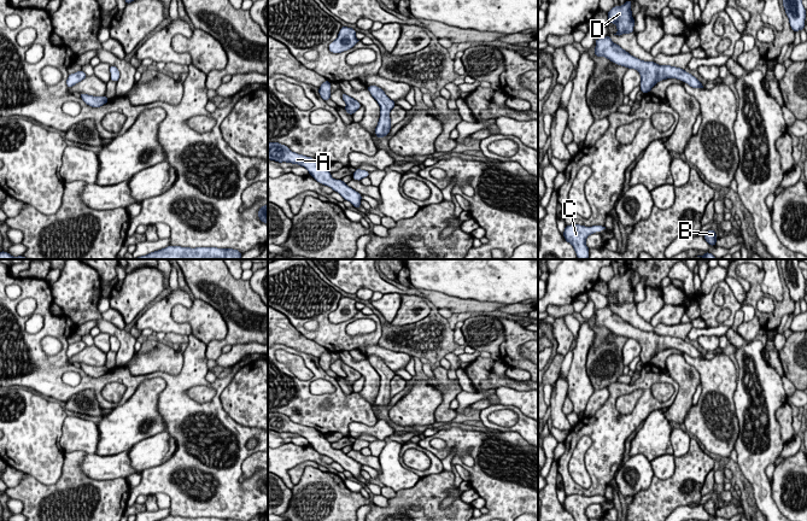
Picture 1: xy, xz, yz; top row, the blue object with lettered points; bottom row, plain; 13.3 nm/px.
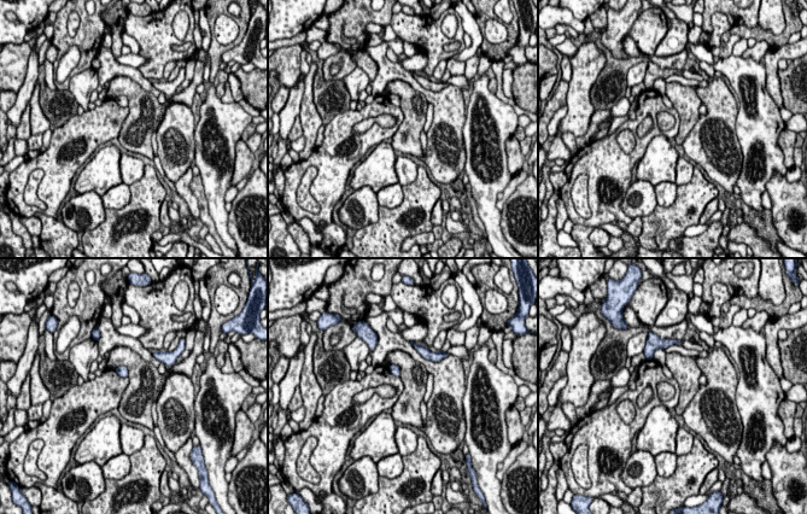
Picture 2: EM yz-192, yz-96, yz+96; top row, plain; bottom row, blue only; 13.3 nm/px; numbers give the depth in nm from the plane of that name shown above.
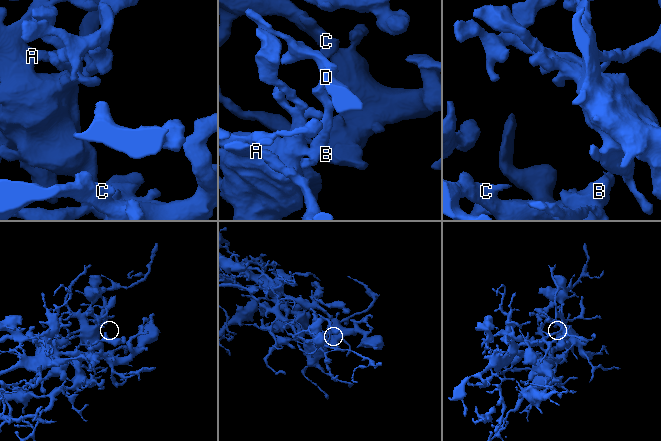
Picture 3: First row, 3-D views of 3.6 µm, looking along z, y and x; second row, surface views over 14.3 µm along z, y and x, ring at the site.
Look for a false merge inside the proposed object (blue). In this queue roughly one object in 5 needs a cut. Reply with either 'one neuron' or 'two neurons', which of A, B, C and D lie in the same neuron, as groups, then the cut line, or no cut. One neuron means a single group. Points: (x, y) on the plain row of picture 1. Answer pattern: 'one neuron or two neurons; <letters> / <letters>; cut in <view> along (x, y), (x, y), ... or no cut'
one neuron; A B C D; no cut

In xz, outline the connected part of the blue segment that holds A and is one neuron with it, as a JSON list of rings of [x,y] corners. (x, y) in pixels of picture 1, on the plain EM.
[[[268,412],[268,429],[277,433],[286,432],[304,437],[317,452],[338,462],[356,479],[361,476],[362,464],[349,457],[343,450],[333,449],[324,434],[318,431],[315,432],[312,427],[292,422],[286,415],[281,415],[280,412]]]

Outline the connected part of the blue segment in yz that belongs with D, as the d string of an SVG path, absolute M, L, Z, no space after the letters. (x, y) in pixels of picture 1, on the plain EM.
M627 270L621 276L614 276L610 281L607 282L608 291L616 295L618 303L616 306L622 304L633 303L635 289L631 281L631 270Z

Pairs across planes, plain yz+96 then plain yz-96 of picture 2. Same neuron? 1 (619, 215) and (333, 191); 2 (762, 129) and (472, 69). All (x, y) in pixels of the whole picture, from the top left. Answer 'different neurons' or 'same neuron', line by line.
1: same neuron
2: different neurons

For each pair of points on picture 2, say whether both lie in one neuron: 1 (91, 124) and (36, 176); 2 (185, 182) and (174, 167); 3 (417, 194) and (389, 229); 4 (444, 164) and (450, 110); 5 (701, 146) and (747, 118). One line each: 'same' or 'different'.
1: different
2: different
3: same
4: same
5: different

